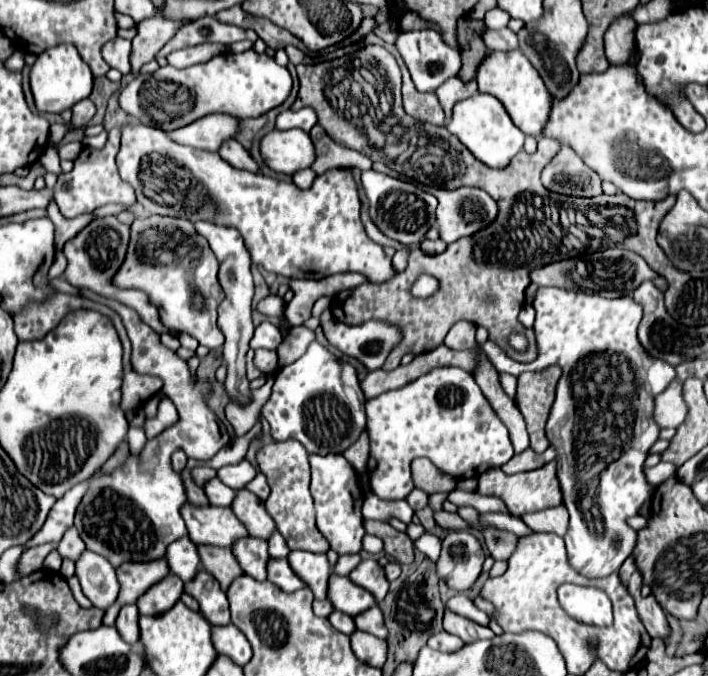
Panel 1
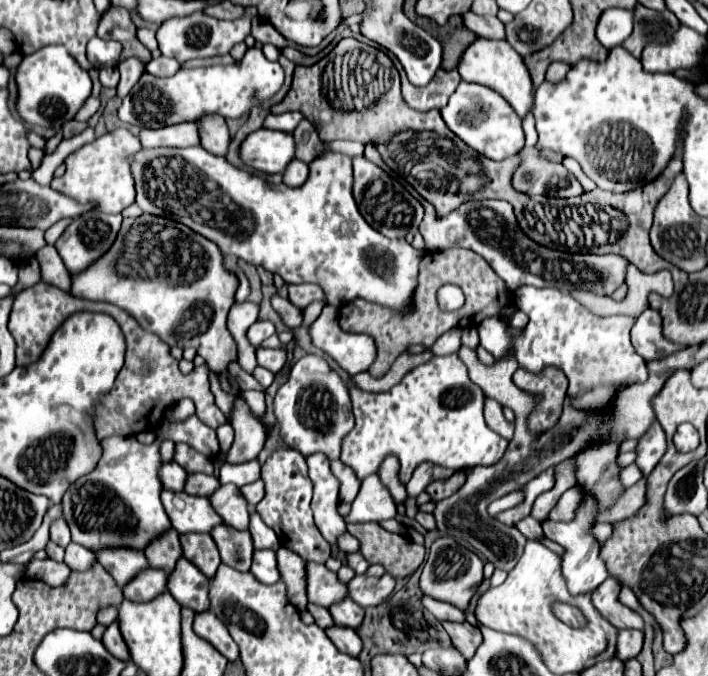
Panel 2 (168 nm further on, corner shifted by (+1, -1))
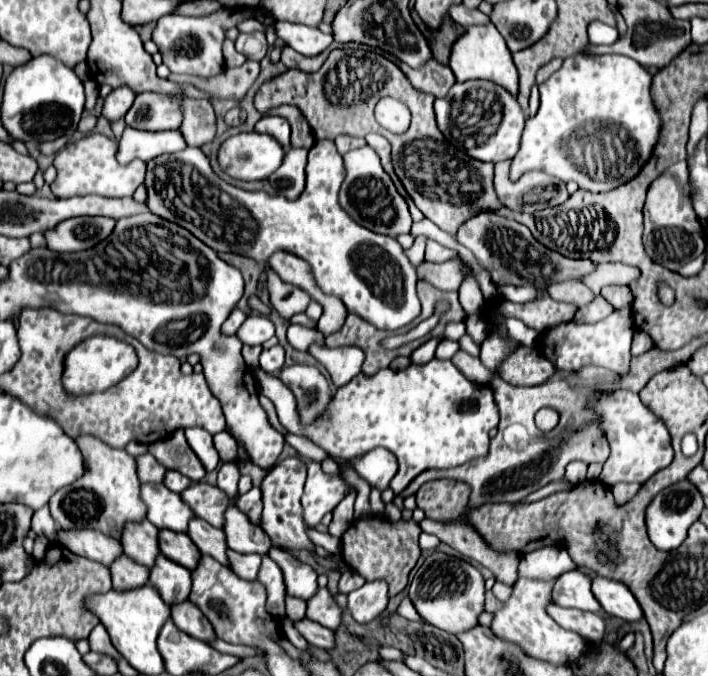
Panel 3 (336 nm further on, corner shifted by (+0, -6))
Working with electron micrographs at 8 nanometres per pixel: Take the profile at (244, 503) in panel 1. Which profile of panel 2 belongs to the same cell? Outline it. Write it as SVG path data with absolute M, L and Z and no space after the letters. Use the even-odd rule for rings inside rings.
M220 485L208 501L226 525L244 531L248 529L248 505L236 485Z

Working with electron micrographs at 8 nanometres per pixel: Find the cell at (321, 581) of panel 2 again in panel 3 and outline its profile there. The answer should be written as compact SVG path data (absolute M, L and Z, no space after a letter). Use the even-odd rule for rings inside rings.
M273 546L269 550L269 556L281 566L289 596L309 600L309 596L313 596L313 592L317 592L317 588L319 588L317 572L309 564L303 564L301 560L297 560L295 556L291 556L289 552L285 552L277 546Z

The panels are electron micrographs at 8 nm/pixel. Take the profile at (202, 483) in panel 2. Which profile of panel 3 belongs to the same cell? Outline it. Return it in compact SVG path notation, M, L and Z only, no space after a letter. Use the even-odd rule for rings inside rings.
M167 470L165 474L165 482L163 482L167 488L171 488L173 492L181 494L185 488L189 488L191 480L187 476L181 476L181 472L173 472L173 470Z

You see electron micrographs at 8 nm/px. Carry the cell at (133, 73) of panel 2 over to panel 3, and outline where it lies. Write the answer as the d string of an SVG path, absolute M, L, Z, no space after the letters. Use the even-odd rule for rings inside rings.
M115 88L107 98L103 106L103 116L107 120L119 120L127 114L135 100L135 92L131 88Z

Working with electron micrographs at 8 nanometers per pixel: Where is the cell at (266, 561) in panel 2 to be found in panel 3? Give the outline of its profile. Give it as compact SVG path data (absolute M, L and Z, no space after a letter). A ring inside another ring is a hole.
M229 550L229 562L231 562L231 570L245 578L245 580L257 580L257 572L261 568L261 556L257 554L237 554L233 550Z

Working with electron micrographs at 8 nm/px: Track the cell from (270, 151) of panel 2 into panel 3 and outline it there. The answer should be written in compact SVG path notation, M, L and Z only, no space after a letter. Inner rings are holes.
M243 132L219 148L221 168L237 180L265 180L283 162L285 148L269 134Z

